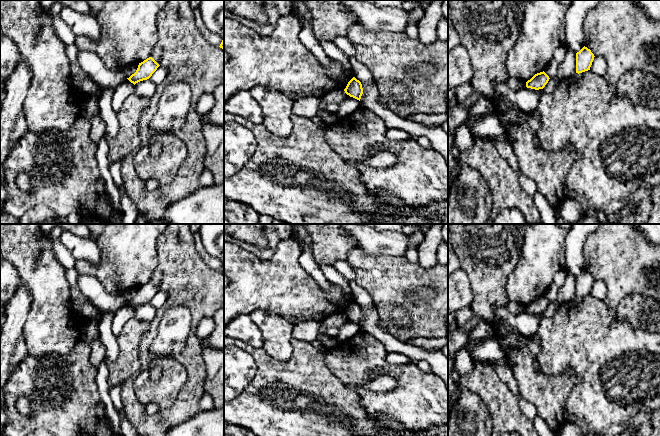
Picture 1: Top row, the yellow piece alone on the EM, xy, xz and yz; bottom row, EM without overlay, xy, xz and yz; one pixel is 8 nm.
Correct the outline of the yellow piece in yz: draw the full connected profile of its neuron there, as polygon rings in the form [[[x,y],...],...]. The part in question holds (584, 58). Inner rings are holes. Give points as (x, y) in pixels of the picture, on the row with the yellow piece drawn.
[[[583,47],[576,53],[576,73],[582,73],[590,70],[594,60],[594,54],[587,47]]]

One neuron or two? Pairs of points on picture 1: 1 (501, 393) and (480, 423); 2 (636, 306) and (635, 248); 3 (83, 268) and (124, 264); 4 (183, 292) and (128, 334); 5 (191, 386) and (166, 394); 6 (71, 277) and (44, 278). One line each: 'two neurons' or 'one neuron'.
1: two neurons
2: two neurons
3: one neuron
4: two neurons
5: two neurons
6: two neurons

